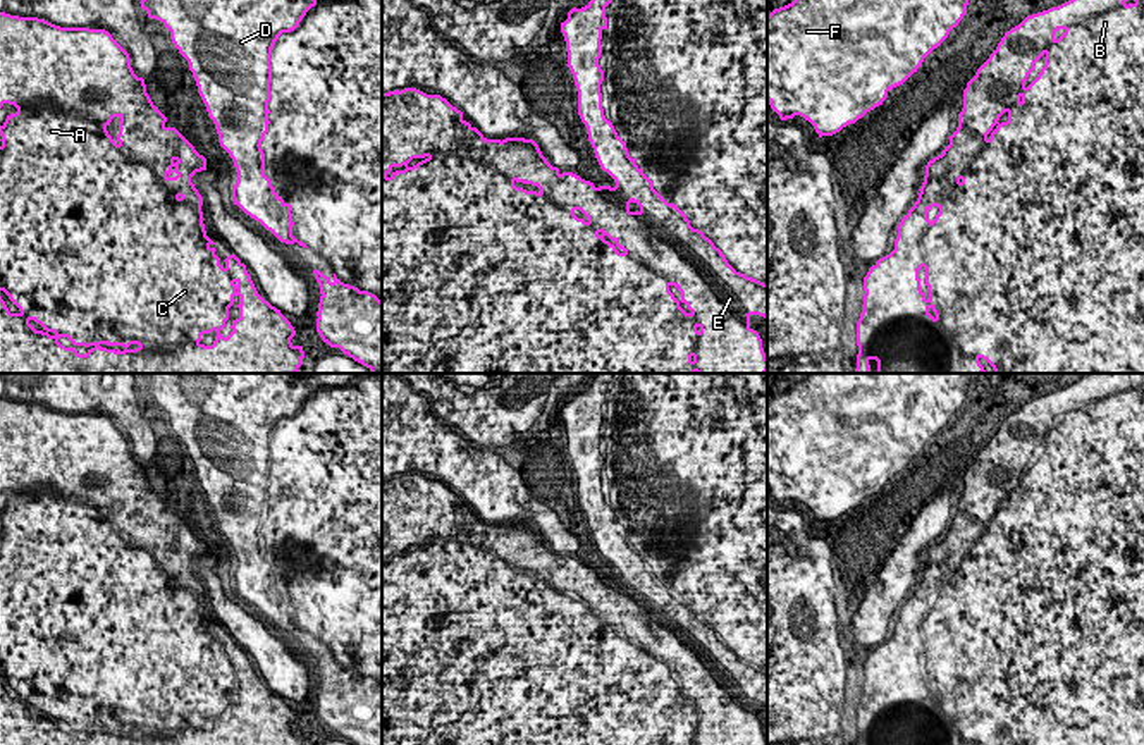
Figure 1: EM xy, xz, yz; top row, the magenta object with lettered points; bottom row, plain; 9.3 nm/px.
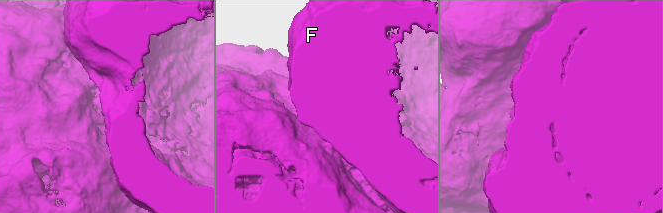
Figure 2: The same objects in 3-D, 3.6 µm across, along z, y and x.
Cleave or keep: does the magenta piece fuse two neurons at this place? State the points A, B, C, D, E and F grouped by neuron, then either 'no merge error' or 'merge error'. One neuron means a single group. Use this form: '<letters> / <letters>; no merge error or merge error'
A B C / D E F; merge error

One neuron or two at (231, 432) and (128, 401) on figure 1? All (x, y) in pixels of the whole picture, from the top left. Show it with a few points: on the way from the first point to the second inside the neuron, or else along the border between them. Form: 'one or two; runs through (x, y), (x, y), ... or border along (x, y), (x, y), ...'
two; border along (140, 391), (143, 394)

